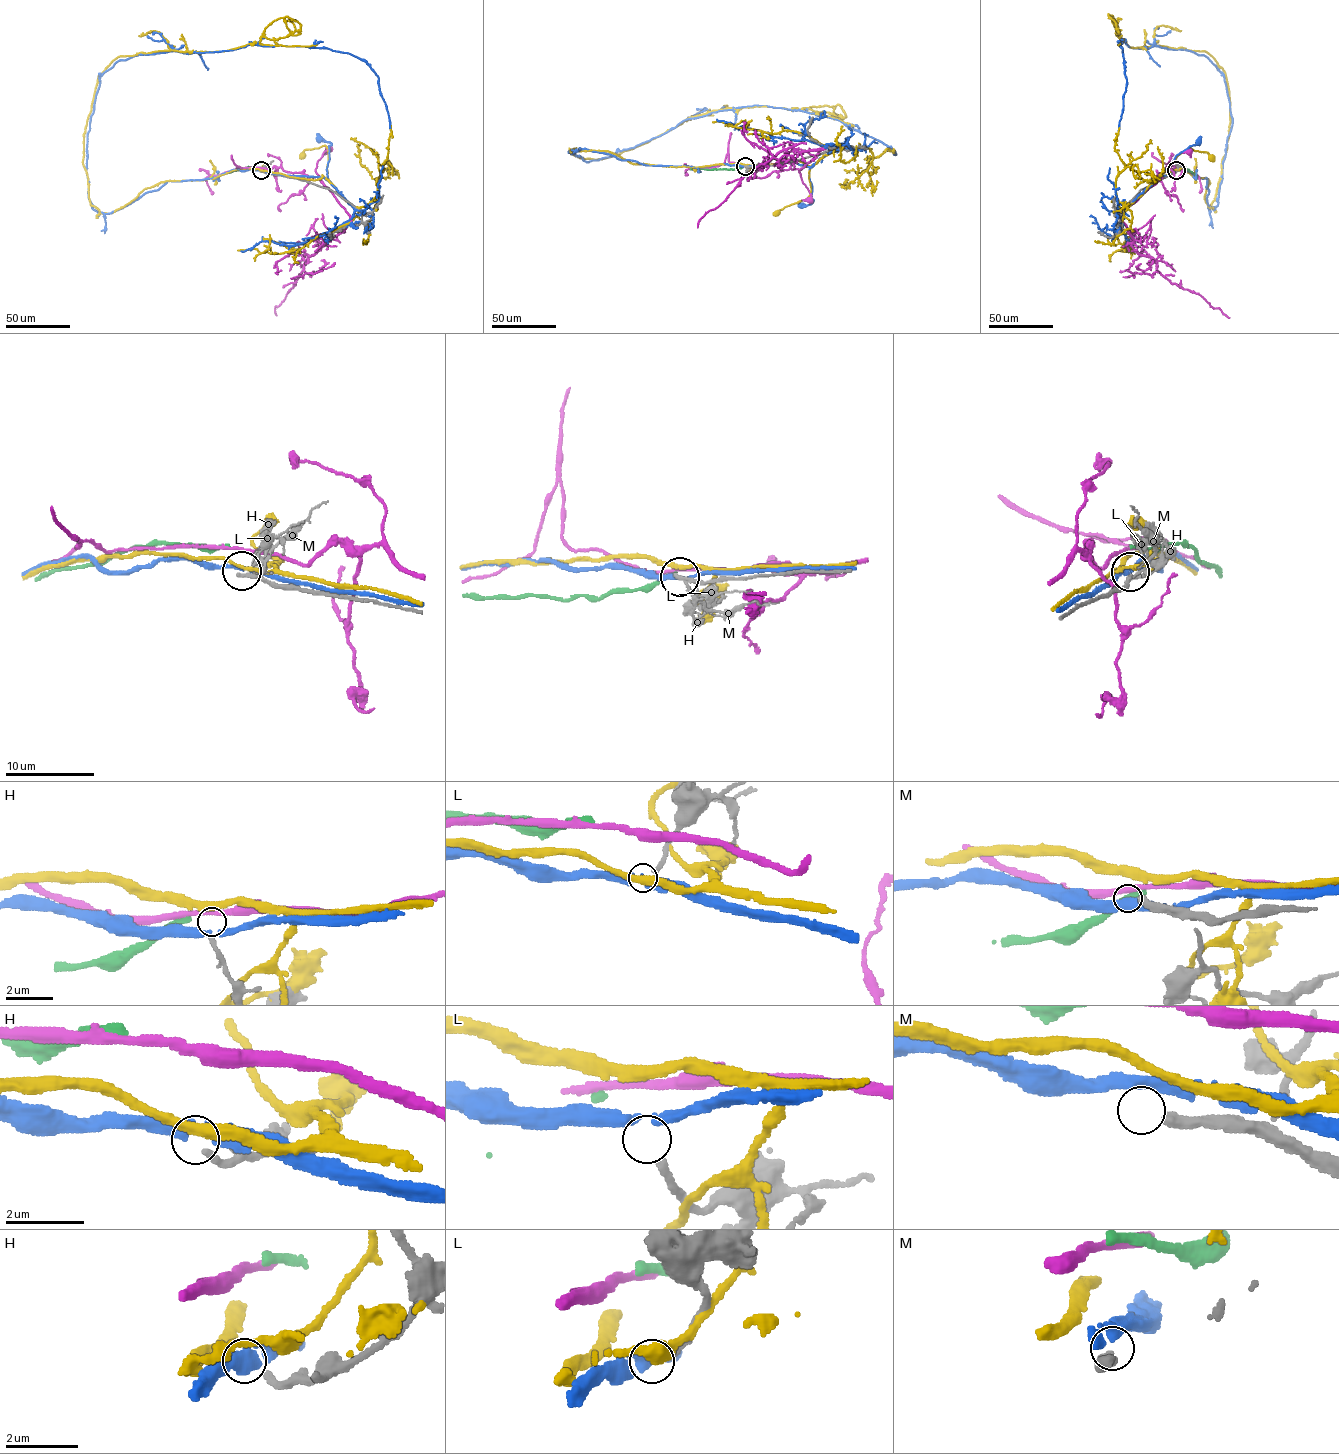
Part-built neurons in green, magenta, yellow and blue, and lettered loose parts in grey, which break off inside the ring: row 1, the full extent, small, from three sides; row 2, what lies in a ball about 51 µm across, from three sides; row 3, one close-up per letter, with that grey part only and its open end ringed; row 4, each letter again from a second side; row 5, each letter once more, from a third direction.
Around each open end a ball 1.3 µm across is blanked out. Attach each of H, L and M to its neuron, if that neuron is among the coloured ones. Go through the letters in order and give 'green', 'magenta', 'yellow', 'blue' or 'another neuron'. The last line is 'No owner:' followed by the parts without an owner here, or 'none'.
H: another neuron
L: blue
M: another neuron
No owner: H, M

